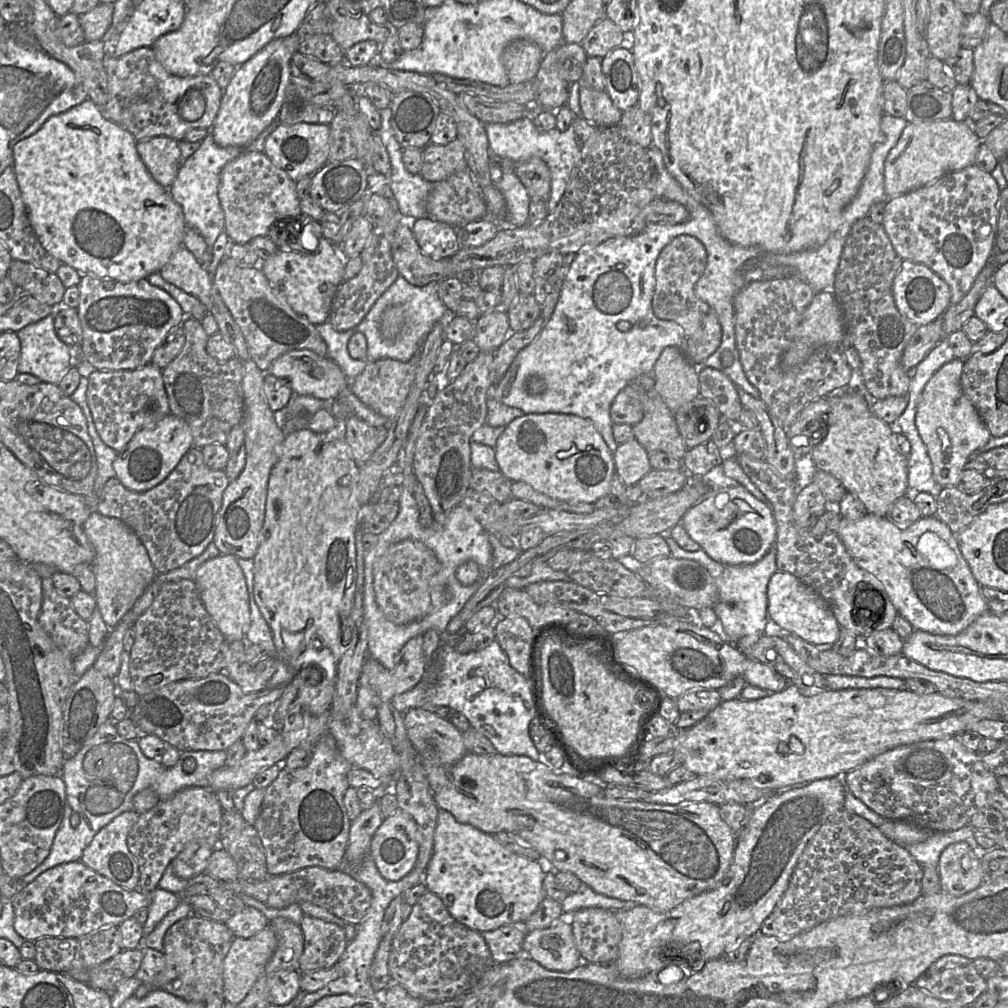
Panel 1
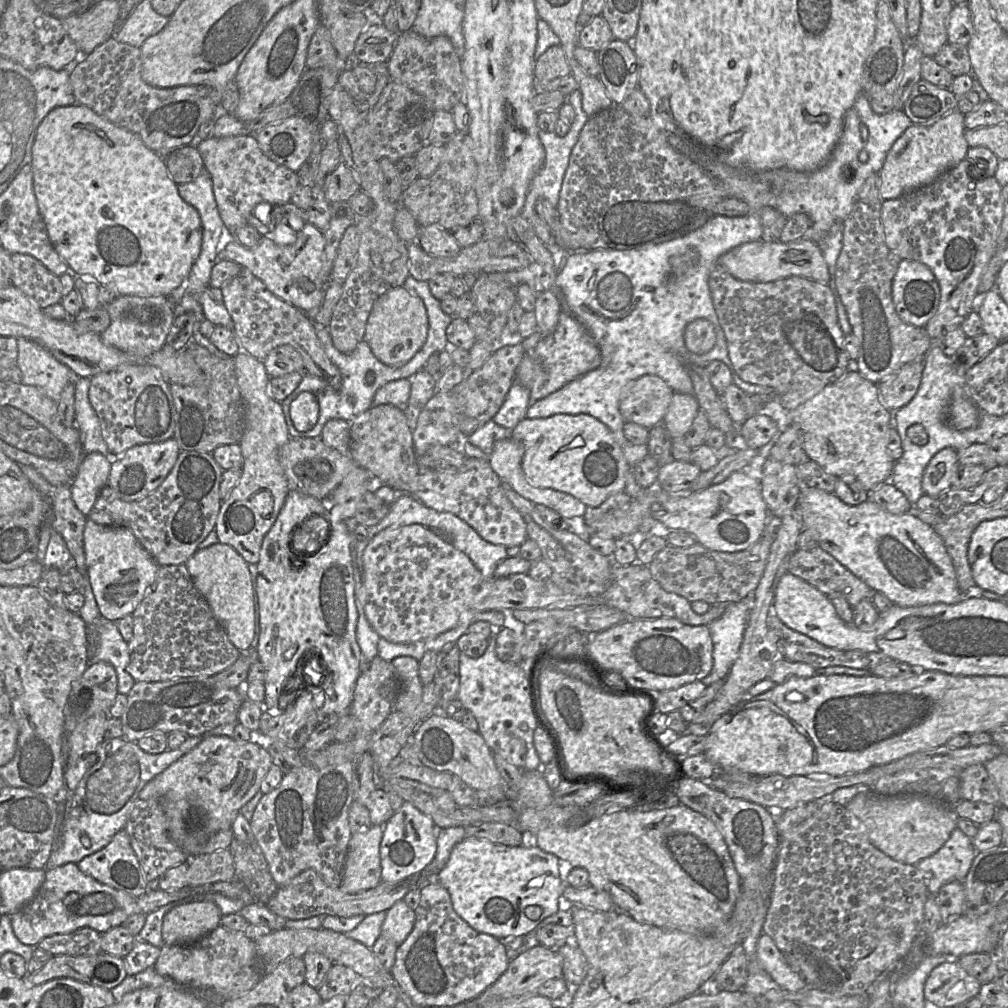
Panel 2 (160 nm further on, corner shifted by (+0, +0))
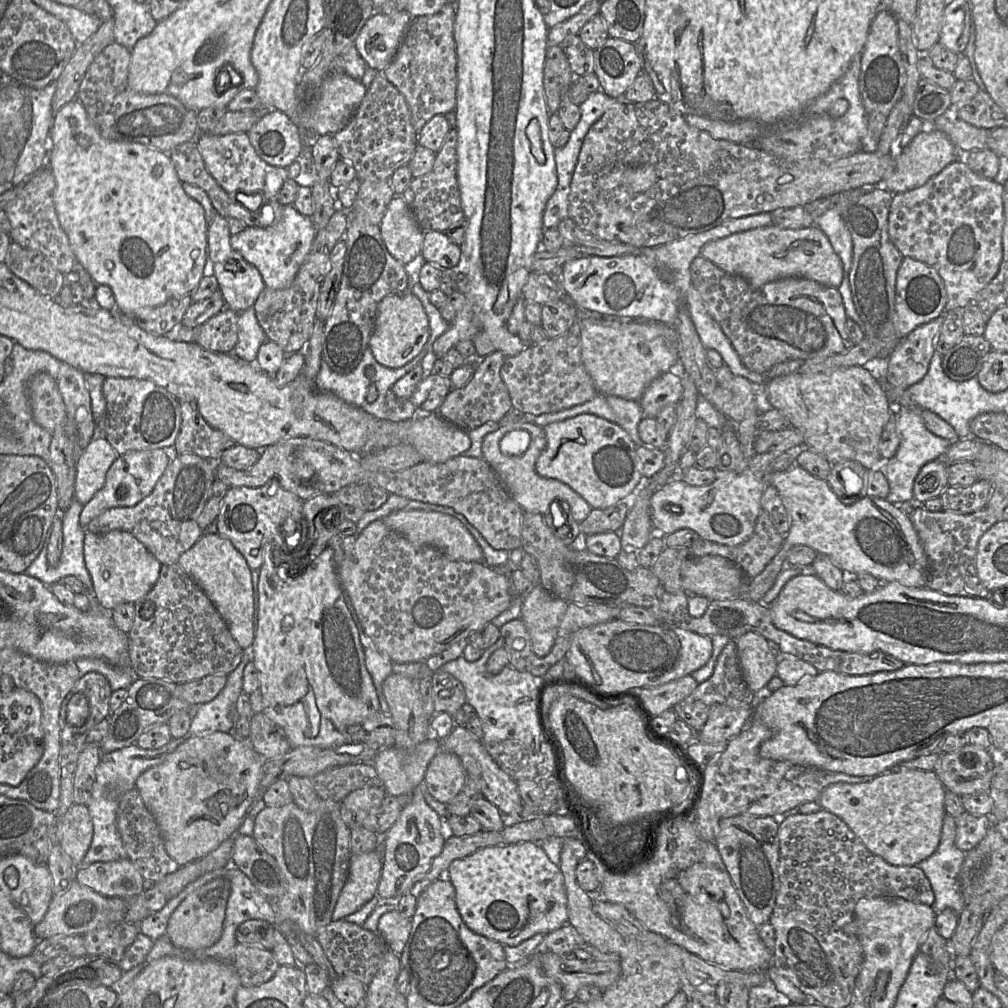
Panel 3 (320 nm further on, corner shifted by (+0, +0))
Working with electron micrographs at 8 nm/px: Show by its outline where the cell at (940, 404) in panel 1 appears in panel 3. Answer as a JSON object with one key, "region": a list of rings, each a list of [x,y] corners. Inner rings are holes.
{"region":[[[939,458],[928,462],[920,469],[913,485],[913,500],[916,504],[939,497],[948,487],[947,467],[948,463]]]}

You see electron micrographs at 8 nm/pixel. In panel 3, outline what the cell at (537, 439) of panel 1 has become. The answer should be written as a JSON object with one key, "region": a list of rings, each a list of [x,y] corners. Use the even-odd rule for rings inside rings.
{"region":[[[580,414],[563,421],[553,422],[543,428],[547,445],[535,463],[537,474],[555,479],[579,494],[592,509],[606,509],[618,502],[629,501],[641,487],[641,463],[636,454],[637,446],[628,433],[617,424],[591,414]]]}

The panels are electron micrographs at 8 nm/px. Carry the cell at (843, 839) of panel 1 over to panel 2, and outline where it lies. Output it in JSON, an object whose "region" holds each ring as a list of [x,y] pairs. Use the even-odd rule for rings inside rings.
{"region":[[[824,797],[822,806],[811,817],[779,836],[771,903],[764,921],[763,933],[774,940],[790,968],[801,976],[807,988],[836,996],[852,996],[866,993],[878,977],[893,973],[898,968],[903,957],[910,951],[915,938],[923,931],[924,908],[930,893],[924,874],[915,865],[898,862],[879,850],[869,840],[862,822],[845,806],[831,801],[829,797]]]}

